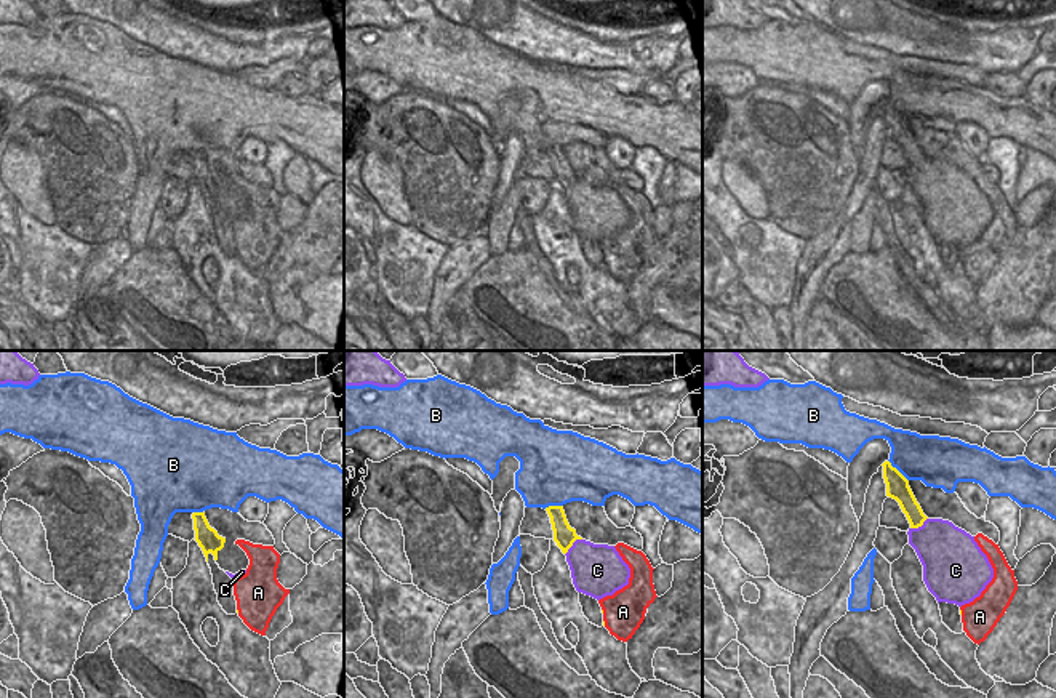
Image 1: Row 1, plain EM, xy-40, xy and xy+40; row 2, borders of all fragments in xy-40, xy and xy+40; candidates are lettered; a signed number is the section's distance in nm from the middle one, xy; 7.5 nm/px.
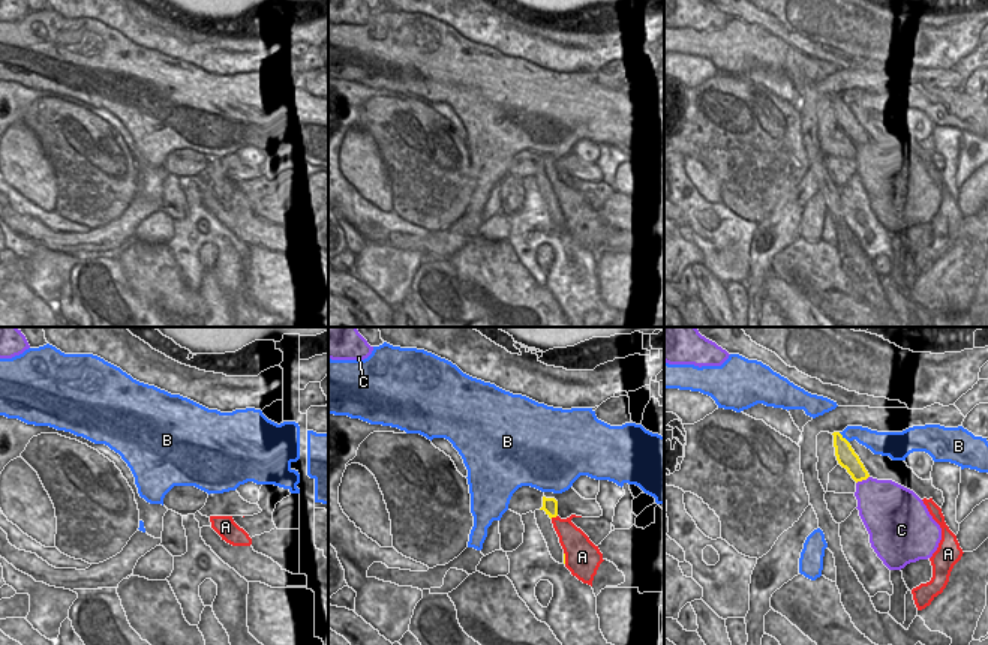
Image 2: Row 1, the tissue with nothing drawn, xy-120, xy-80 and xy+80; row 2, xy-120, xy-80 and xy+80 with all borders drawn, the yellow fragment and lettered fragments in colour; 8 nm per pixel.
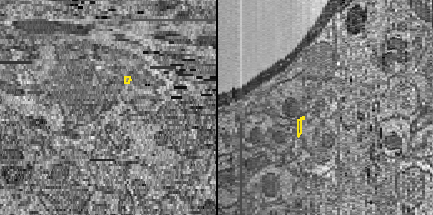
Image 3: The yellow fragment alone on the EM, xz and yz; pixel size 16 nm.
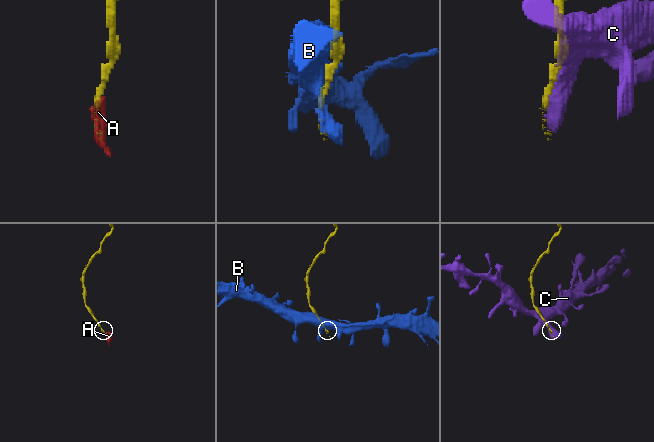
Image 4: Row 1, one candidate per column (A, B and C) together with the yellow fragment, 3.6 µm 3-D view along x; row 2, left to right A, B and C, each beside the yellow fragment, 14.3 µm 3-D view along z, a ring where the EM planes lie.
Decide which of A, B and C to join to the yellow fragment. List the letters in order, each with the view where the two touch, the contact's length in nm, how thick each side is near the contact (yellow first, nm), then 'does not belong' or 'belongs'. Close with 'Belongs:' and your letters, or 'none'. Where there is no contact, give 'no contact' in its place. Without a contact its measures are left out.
A: meets yellow in xy; contact 50 nm long; 20 nm thick on the yellow side, 320 nm on the other; does not belong
B: meets yellow in xy+40; contact 220 nm long; 170 nm thick on the yellow side, 360 nm on the other; does not belong
C: meets yellow in xy; contact 180 nm long; 170 nm thick on the yellow side, 360 nm on the other; does not belong
Belongs: none

